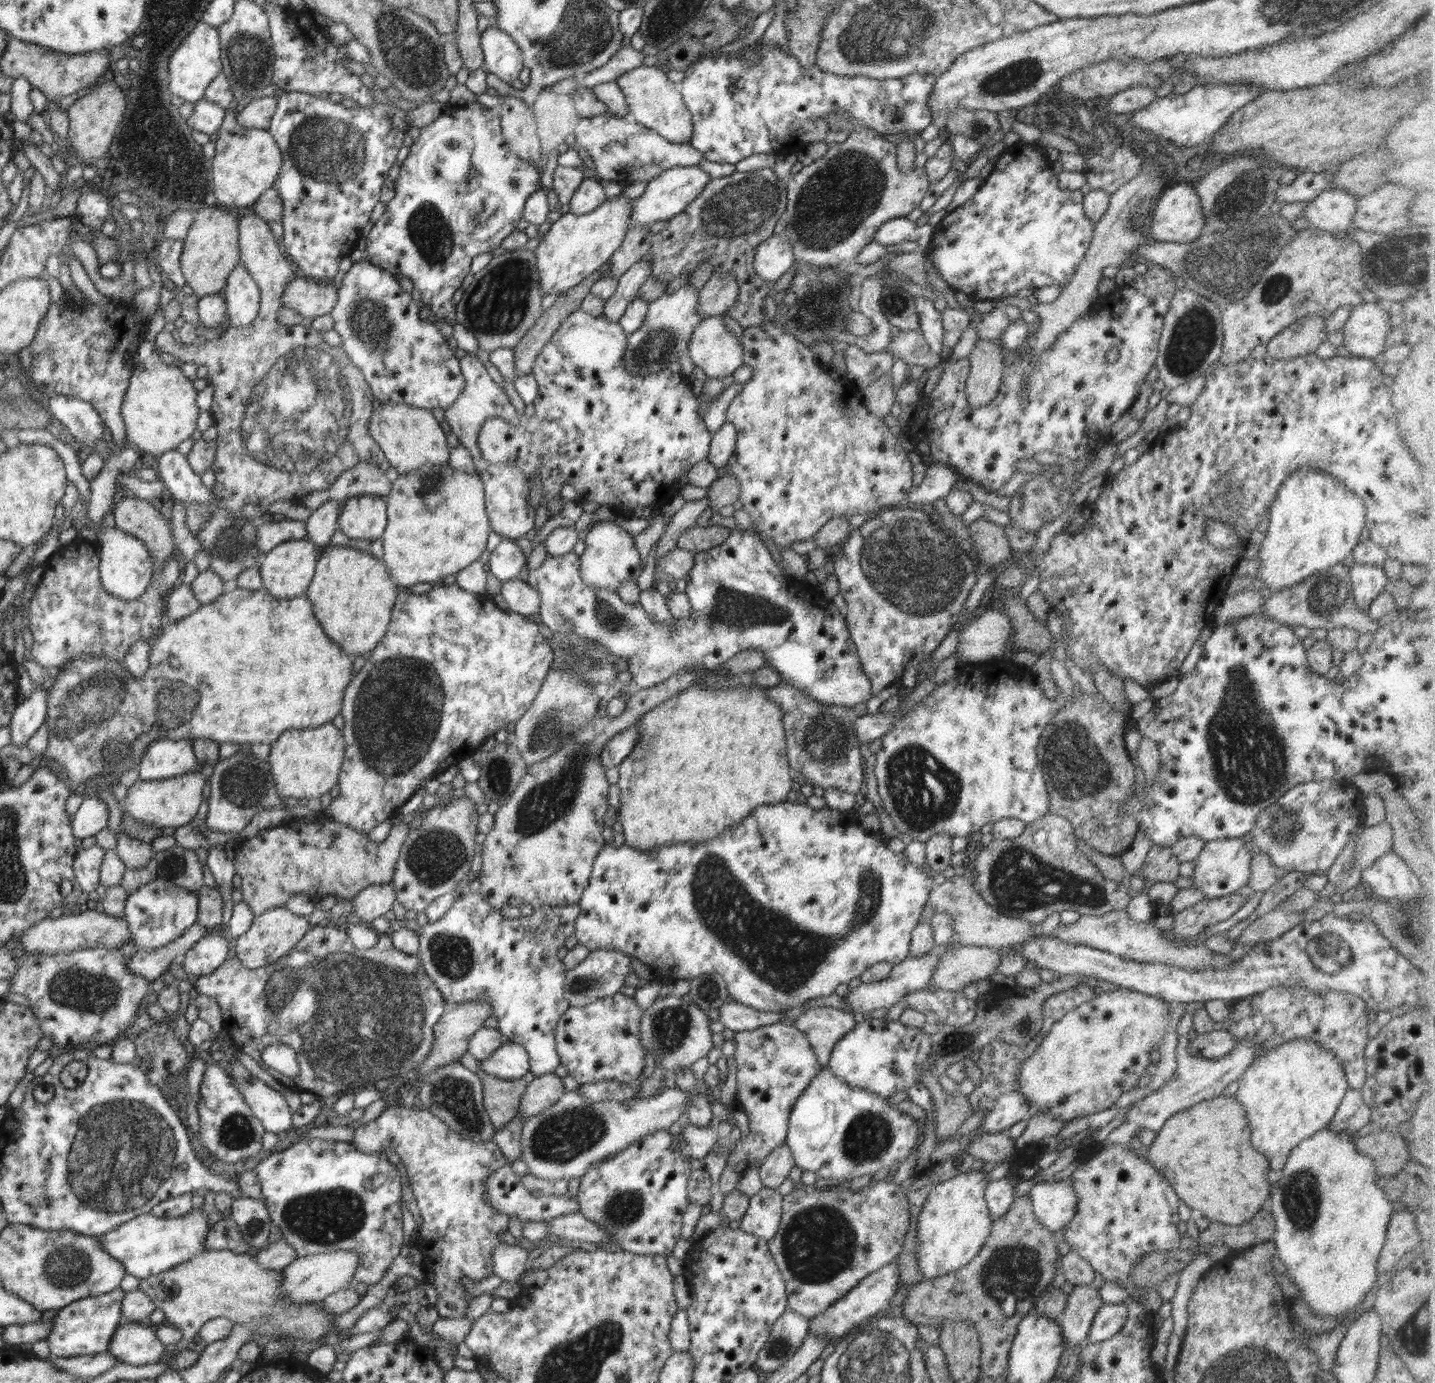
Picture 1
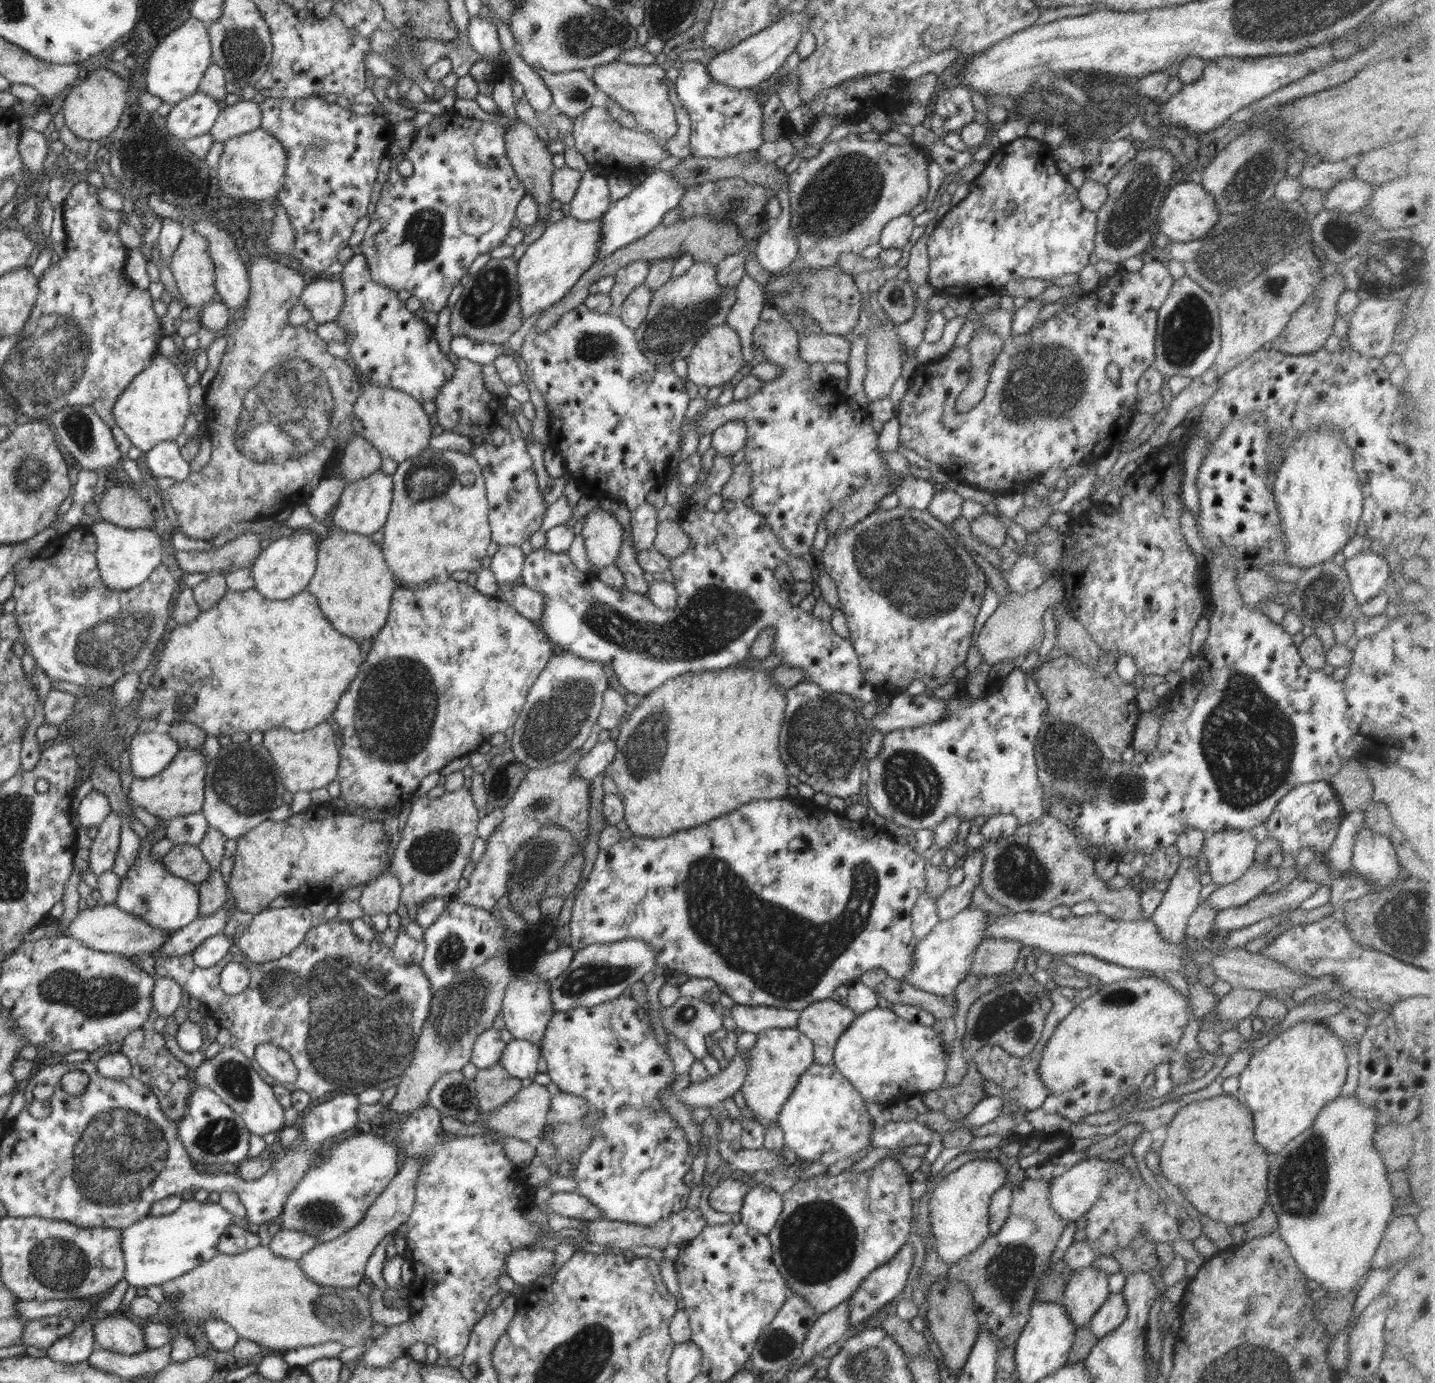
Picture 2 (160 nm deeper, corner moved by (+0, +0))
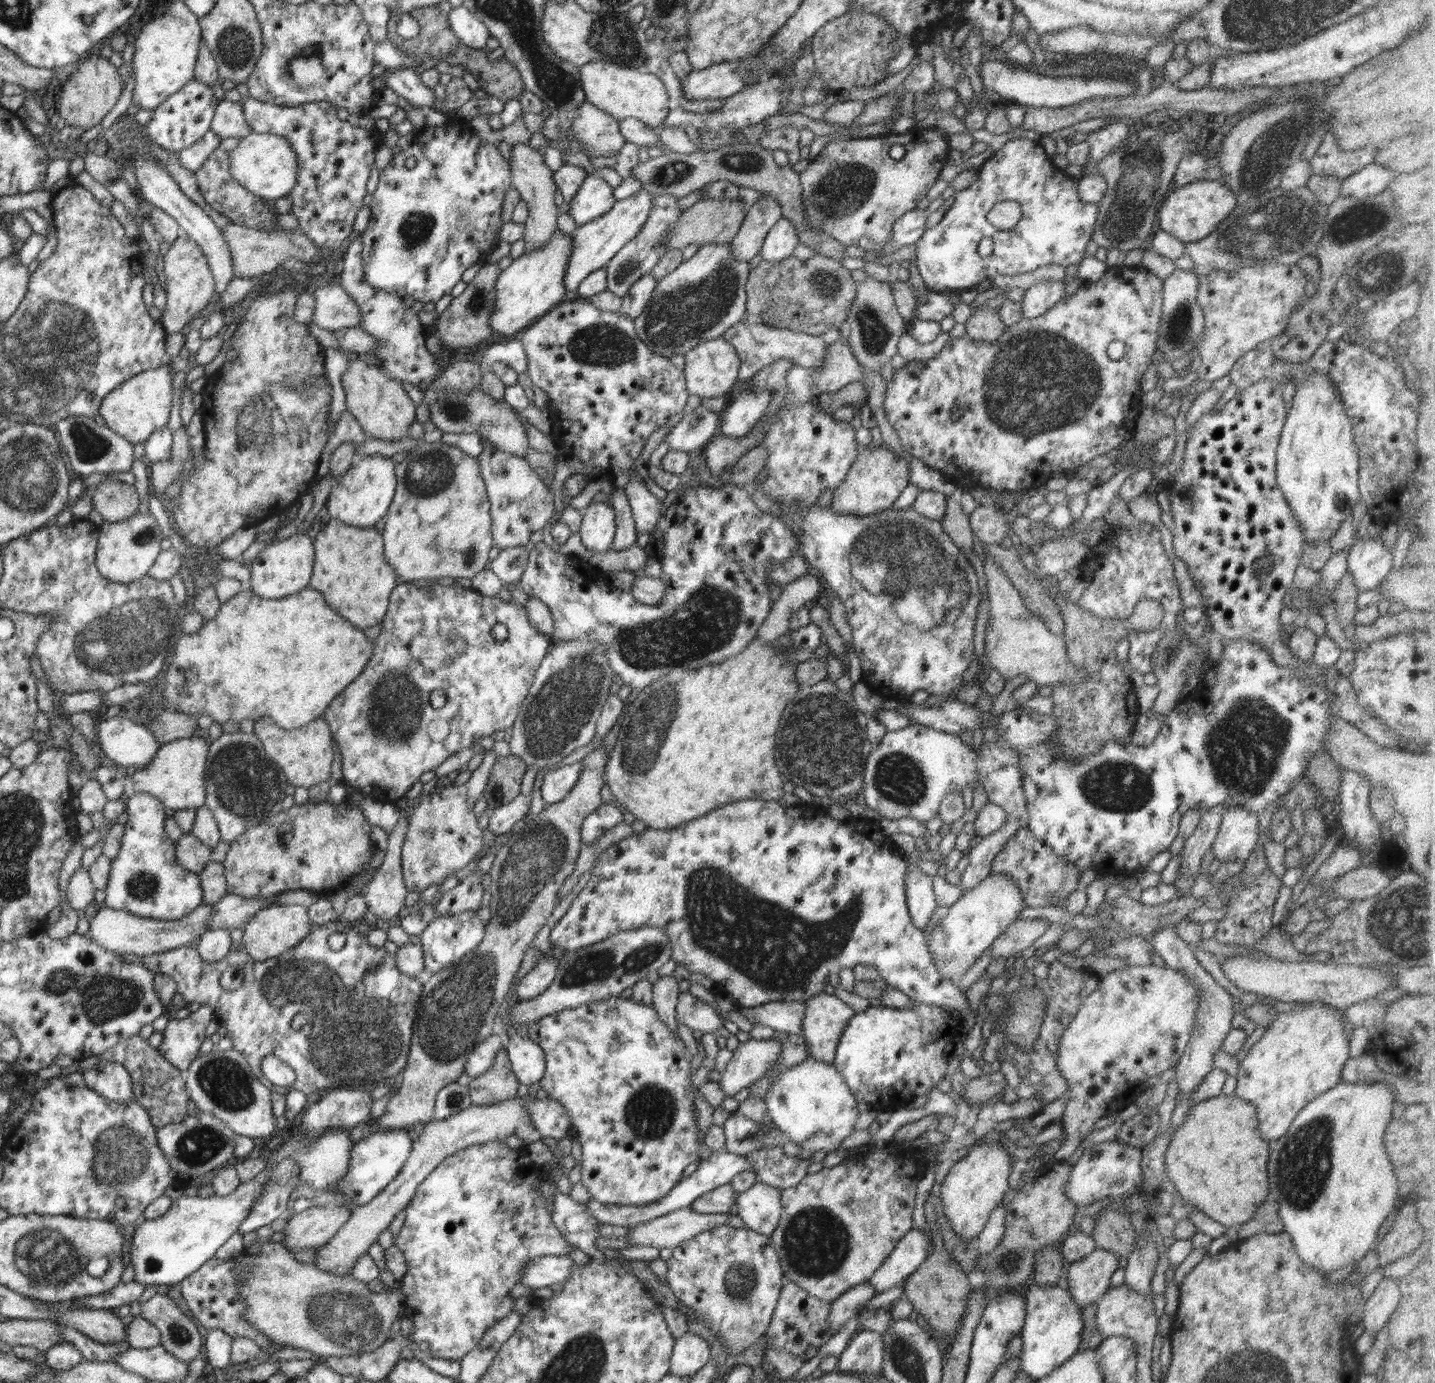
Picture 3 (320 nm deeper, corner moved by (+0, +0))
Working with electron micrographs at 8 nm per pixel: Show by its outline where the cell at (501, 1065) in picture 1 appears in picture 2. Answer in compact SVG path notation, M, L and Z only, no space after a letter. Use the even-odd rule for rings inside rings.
M513 1039L505 1045L498 1063L506 1070L506 1074L524 1080L533 1079L541 1071L541 1059L540 1050L535 1044Z

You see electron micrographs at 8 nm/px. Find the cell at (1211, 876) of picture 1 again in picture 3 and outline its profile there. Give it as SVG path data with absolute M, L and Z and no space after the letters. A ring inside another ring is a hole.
M1230 807L1223 811L1220 830L1211 846L1215 858L1222 863L1233 860L1246 862L1259 839L1258 815L1244 807Z

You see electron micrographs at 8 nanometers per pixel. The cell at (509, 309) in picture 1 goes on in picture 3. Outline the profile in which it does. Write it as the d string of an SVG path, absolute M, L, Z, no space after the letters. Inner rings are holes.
M497 263L482 265L474 279L467 283L462 294L454 297L446 310L436 317L433 330L442 344L456 348L469 346L477 349L493 333L490 318L494 316L492 310L496 298L495 282L502 271L503 269L498 268Z

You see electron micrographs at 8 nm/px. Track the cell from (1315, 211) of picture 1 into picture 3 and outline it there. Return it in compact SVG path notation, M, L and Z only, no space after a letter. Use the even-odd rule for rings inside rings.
M1374 162L1343 180L1340 197L1364 200L1366 197L1385 191L1392 178L1394 178L1392 170Z

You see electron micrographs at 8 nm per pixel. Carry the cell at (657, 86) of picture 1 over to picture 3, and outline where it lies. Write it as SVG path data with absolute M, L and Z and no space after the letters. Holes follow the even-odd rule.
M596 61L584 64L579 70L586 102L594 104L618 122L634 118L651 129L656 129L661 126L662 121L666 120L666 116L669 116L674 108L660 78L642 69Z

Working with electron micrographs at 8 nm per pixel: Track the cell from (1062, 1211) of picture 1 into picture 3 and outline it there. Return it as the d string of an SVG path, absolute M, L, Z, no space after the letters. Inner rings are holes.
M1112 1141L1094 1143L1083 1150L1079 1160L1072 1167L1065 1188L1067 1199L1078 1207L1086 1207L1103 1198L1137 1192L1142 1186L1140 1173L1141 1149Z

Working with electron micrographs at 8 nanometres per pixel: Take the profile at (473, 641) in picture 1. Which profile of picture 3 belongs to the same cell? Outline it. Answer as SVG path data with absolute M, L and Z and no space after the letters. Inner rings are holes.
M399 581L392 595L389 596L389 601L390 604L385 614L386 618L383 618L380 623L382 625L380 636L376 638L376 642L373 644L370 661L366 663L364 670L358 676L358 680L353 680L338 698L334 698L330 702L329 707L323 712L321 718L329 724L331 738L336 741L338 750L342 755L342 782L350 791L358 791L365 798L378 802L394 803L405 798L406 793L419 781L424 772L435 770L448 756L458 752L458 750L462 750L462 748L470 748L476 738L491 736L496 730L506 730L514 724L519 708L529 693L534 675L544 656L548 654L551 638L545 636L537 628L534 628L534 625L530 624L527 610L522 605L515 605L511 601L505 602L495 596L484 596L472 588L462 588L458 584L452 586L434 584L434 586L418 588L413 583ZM496 624L504 624L506 626L508 637L505 642L497 642L496 638L490 633ZM436 689L442 689L446 693L446 703L441 709L434 709L430 705L430 692ZM436 718L444 718L450 728L450 733L441 742L430 739L427 733L428 724Z

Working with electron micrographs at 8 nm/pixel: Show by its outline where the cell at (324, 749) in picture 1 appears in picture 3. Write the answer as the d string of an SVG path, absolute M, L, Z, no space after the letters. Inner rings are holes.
M270 717L256 719L253 733L262 741L265 755L282 769L288 784L308 789L330 778L332 739L329 724L323 718L311 720L294 730L280 728Z

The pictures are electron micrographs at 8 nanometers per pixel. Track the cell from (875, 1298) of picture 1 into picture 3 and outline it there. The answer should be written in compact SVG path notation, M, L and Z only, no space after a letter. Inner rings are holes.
M917 1228L909 1230L888 1255L888 1258L876 1270L867 1282L875 1288L875 1296L886 1292L893 1286L904 1284L910 1274L914 1274L917 1268L927 1257L928 1237Z

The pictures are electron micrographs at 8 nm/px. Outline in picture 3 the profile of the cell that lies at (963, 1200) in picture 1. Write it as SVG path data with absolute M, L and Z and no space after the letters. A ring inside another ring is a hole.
M976 1143L966 1156L954 1163L945 1176L941 1186L944 1214L951 1224L951 1229L958 1233L966 1244L972 1243L976 1247L978 1235L988 1222L990 1213L1001 1204L1004 1193L1009 1189L1008 1177L1012 1171L1012 1162L1011 1156L998 1143Z

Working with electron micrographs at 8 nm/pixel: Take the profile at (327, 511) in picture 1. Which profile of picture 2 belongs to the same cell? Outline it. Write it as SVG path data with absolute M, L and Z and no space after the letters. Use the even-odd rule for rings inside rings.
M328 475L312 489L306 505L308 511L316 518L316 522L323 522L331 516L344 487L345 480L342 477Z

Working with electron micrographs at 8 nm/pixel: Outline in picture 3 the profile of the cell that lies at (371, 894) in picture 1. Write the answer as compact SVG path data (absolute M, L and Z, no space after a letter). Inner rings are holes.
M400 810L397 824L388 837L384 860L362 893L368 911L377 918L392 921L407 902L406 895L409 890L404 884L401 869L401 848L408 823L407 812Z

